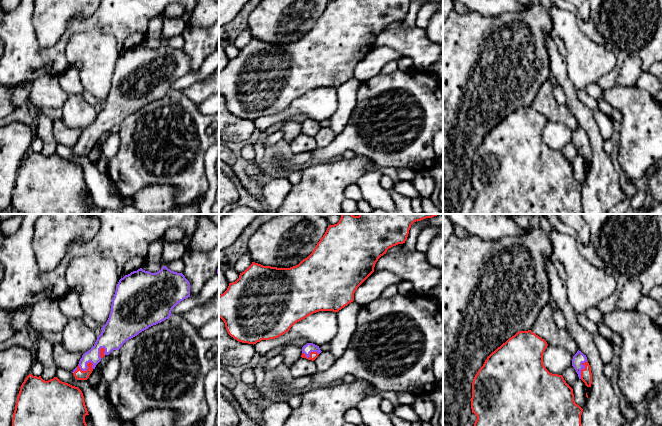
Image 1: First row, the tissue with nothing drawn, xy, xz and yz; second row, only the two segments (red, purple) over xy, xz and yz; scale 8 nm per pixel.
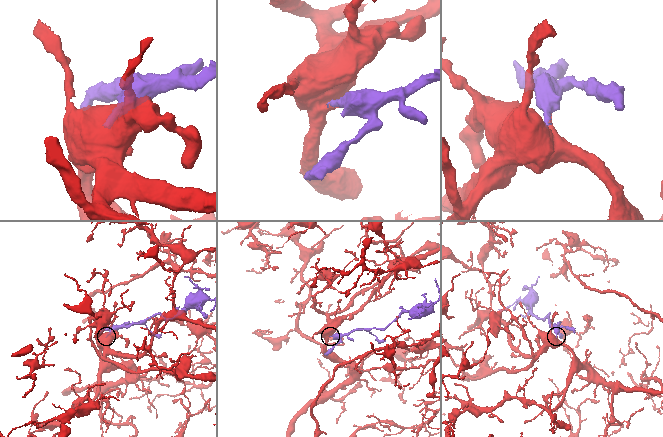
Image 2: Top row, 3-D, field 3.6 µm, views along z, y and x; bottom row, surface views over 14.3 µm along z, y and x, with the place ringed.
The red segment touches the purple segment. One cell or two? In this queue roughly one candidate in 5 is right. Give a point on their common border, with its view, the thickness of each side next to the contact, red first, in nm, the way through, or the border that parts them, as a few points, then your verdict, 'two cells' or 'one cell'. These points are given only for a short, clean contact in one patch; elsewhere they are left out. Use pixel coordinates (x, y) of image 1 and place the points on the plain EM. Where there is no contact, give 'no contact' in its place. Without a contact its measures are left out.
contact xy (84, 147); calibres 80 and 110 nm; way xy (78, 150), (84, 147), (86, 140), (93, 131); one cell

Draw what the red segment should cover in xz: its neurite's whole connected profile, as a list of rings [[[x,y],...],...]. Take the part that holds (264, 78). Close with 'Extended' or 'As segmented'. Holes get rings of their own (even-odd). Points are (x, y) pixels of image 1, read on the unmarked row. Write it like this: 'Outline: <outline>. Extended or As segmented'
Outline: [[[334,0],[312,29],[298,41],[290,44],[263,42],[252,38],[239,54],[229,59],[227,66],[219,71],[219,93],[224,97],[228,110],[242,119],[256,120],[261,116],[280,113],[297,98],[319,87],[338,88],[354,77],[357,64],[374,48],[378,35],[387,26],[407,16],[412,0]]]. As segmented

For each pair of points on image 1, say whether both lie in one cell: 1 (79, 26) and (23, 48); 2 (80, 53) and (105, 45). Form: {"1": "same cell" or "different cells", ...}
{"1": "same cell", "2": "same cell"}

